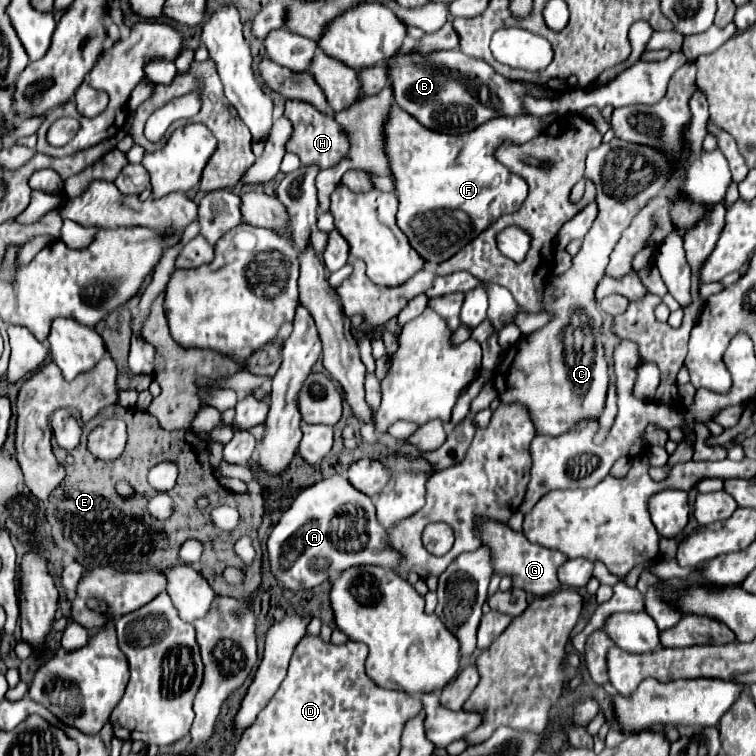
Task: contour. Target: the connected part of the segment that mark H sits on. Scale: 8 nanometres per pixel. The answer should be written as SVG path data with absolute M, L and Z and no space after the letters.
M288 100L286 102L286 116L294 124L294 132L286 144L286 150L294 152L304 166L306 164L320 164L322 168L330 168L348 152L348 138L332 114L322 114L314 106L310 106L302 100Z

